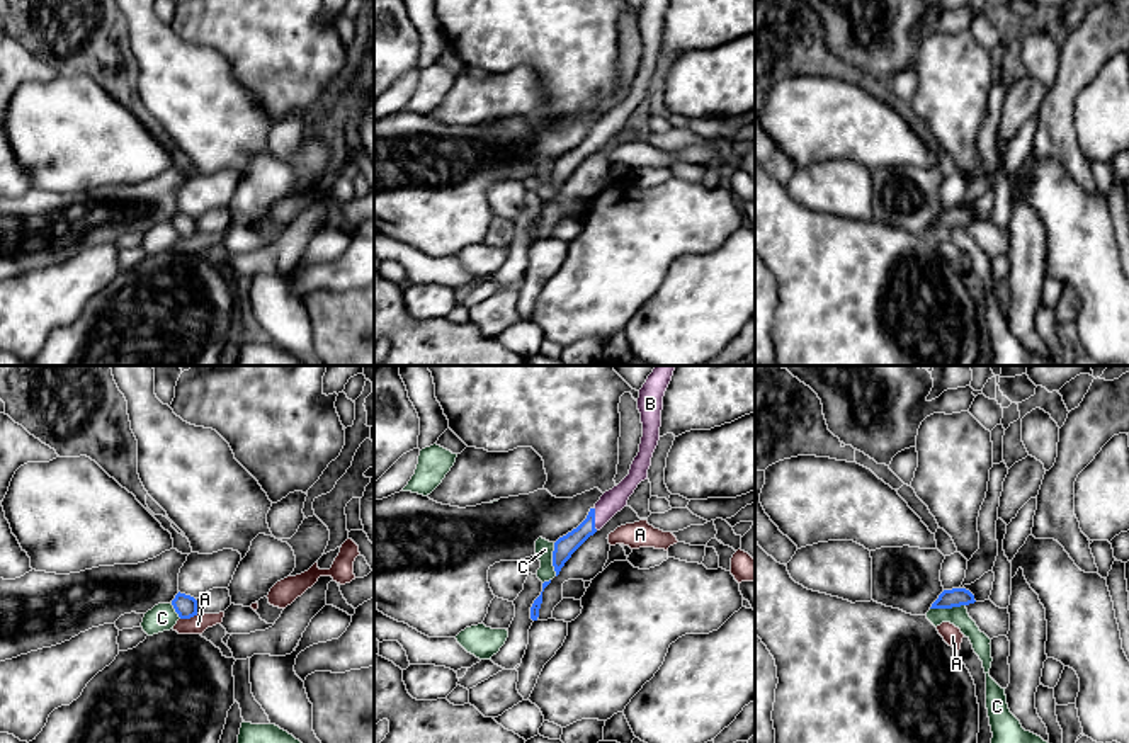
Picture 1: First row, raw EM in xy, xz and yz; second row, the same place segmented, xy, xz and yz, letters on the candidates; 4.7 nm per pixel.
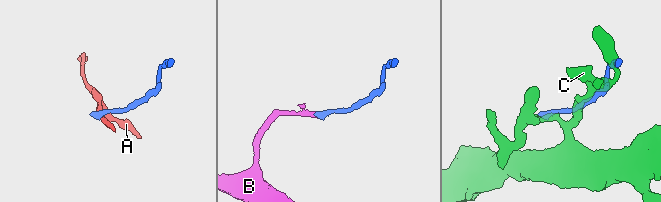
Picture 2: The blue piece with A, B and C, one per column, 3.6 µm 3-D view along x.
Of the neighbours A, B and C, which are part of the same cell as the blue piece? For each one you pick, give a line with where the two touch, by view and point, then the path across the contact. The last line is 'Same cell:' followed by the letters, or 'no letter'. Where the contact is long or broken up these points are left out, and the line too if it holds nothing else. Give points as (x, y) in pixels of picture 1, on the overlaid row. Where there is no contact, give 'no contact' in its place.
B: contact xz (594, 519)
Same cell: B

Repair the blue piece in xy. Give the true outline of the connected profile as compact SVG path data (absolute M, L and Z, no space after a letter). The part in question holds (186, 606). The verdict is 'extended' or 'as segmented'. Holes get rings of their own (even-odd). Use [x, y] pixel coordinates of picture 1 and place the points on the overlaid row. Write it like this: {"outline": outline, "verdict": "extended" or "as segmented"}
{"outline": "M177 593L172 605L180 619L190 619L197 615L197 600L185 593Z", "verdict": "as segmented"}

